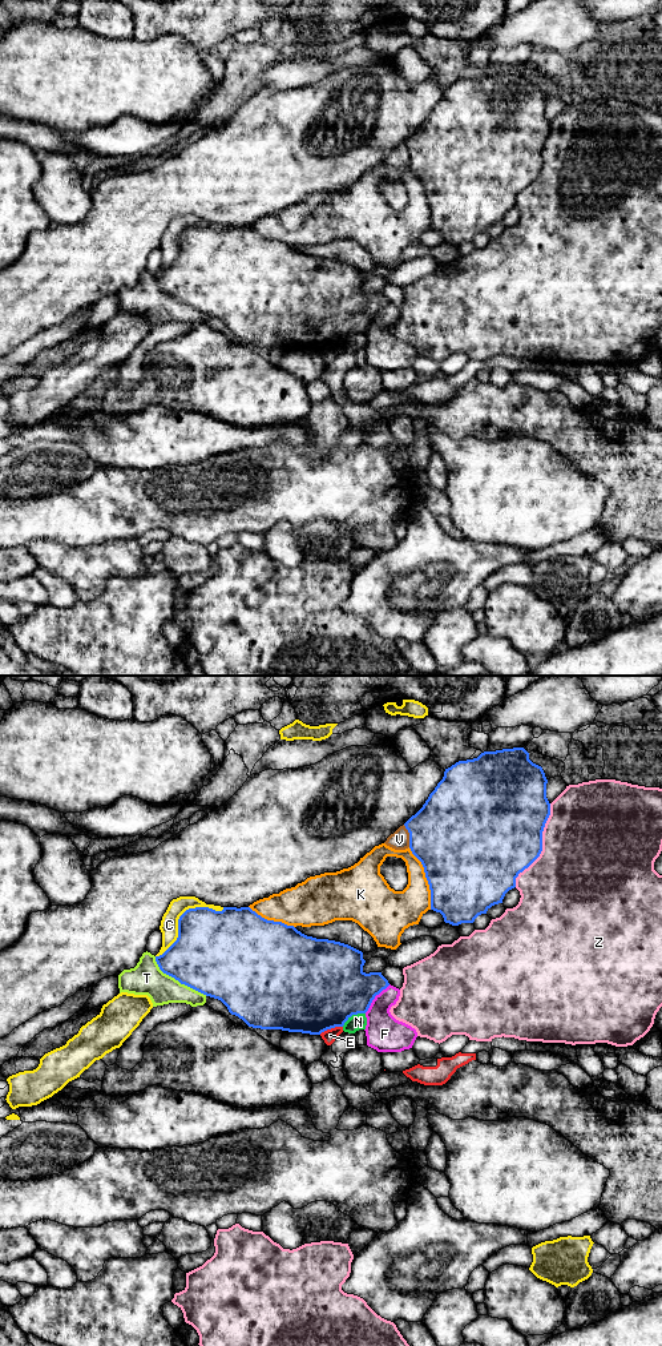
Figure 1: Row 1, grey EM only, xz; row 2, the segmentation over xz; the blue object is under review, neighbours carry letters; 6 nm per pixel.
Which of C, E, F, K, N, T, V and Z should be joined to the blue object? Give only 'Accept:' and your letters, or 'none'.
Accept: none

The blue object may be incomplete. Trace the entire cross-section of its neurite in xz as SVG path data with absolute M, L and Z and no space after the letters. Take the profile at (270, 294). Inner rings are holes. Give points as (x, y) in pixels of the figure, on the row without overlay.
M250 226L186 229L178 238L177 259L162 274L156 275L156 281L164 293L181 303L221 319L231 334L249 346L310 354L343 346L352 334L366 333L375 315L389 305L382 291L363 290L366 279L362 270L340 261L307 255L294 245L262 237Z

